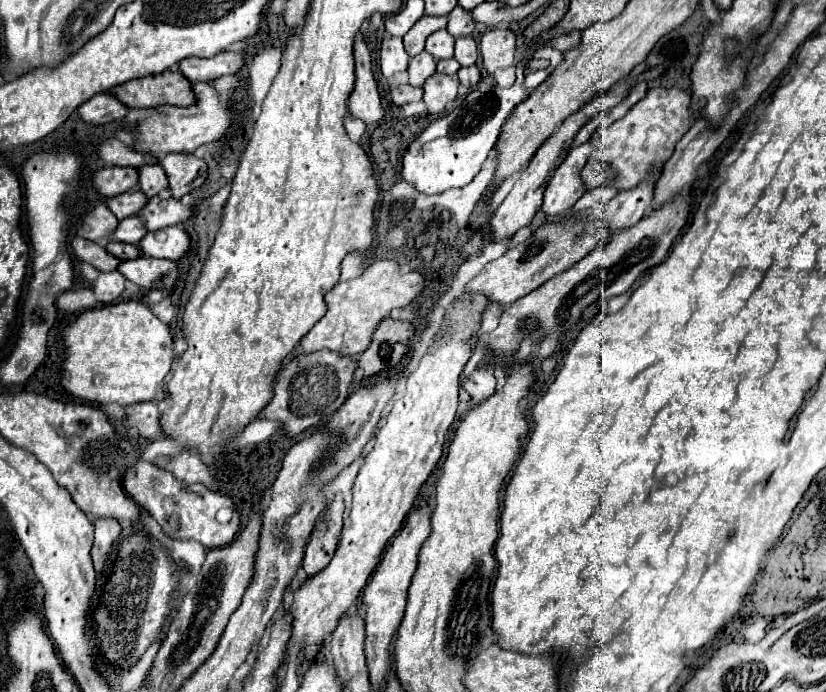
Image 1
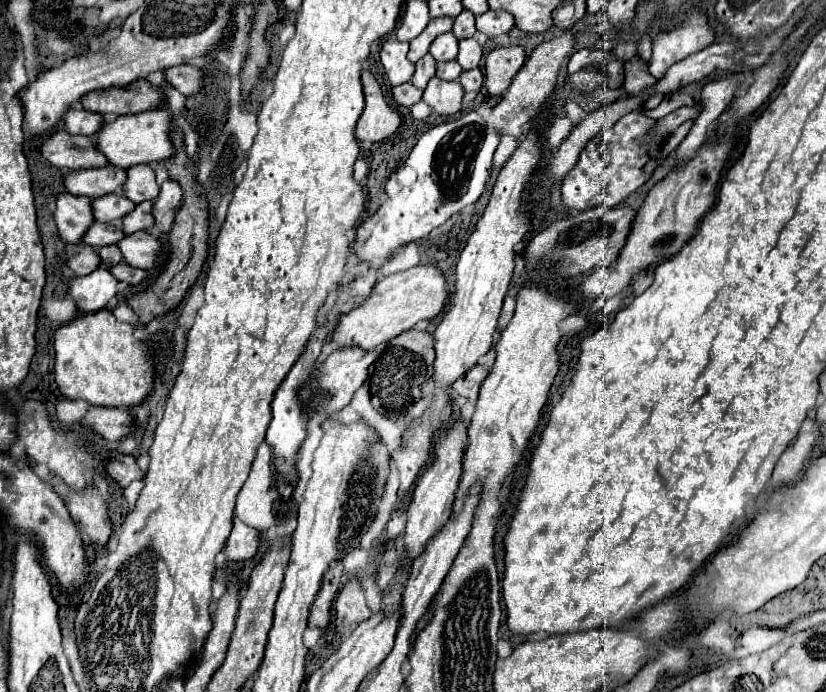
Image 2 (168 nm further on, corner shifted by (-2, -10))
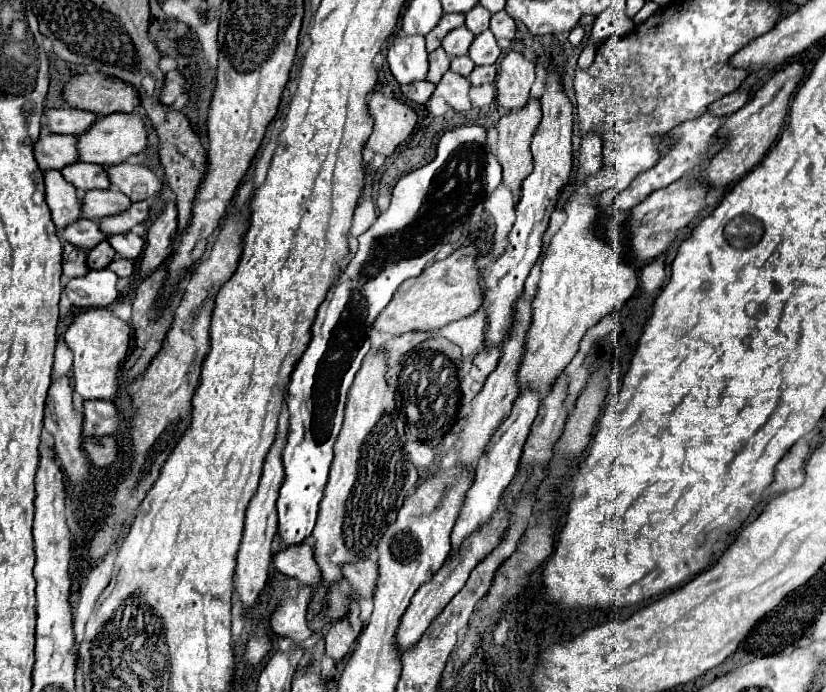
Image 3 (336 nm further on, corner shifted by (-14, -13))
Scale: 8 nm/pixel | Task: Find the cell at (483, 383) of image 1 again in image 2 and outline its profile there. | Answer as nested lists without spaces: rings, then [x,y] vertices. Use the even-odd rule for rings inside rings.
[[[480,365],[472,367],[470,371],[466,371],[466,373],[452,385],[452,387],[454,387],[454,393],[458,393],[458,395],[462,395],[462,397],[466,397],[466,399],[470,399],[470,401],[476,401],[476,399],[478,399],[480,385],[482,385],[482,381],[486,379],[486,375],[488,375],[488,371],[486,371],[484,367],[480,367]]]

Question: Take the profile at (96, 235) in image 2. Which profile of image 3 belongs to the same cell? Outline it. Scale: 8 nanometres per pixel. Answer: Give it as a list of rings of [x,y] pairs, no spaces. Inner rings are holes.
[[[80,218],[78,222],[72,222],[70,226],[66,226],[66,230],[60,232],[62,240],[80,246],[80,248],[94,248],[98,242],[106,240],[106,234],[98,228],[98,222]]]

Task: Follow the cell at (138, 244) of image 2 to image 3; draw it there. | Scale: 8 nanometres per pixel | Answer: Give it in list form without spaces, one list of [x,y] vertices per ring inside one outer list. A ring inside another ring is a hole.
[[[126,232],[126,234],[114,234],[108,238],[110,246],[114,246],[114,250],[124,256],[124,258],[130,258],[130,260],[136,260],[142,252],[142,238],[134,232]]]

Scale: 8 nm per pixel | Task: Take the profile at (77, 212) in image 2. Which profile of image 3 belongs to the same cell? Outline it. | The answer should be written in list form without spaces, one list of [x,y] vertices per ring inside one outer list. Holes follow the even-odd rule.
[[[46,170],[46,202],[52,210],[52,220],[58,230],[80,218],[80,198],[76,188],[62,178],[58,170]]]

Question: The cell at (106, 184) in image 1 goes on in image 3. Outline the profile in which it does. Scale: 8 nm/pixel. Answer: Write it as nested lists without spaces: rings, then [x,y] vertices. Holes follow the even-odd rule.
[[[72,162],[70,166],[60,170],[62,176],[74,184],[78,190],[98,190],[108,188],[110,180],[102,166],[98,164],[84,164],[84,162]]]

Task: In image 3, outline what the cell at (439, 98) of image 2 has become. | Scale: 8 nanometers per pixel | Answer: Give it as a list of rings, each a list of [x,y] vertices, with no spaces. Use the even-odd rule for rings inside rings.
[[[452,70],[446,72],[440,80],[440,84],[436,86],[434,94],[442,96],[456,112],[466,112],[472,108],[470,98],[468,98],[468,90],[470,90],[470,82],[468,78],[454,74]]]

